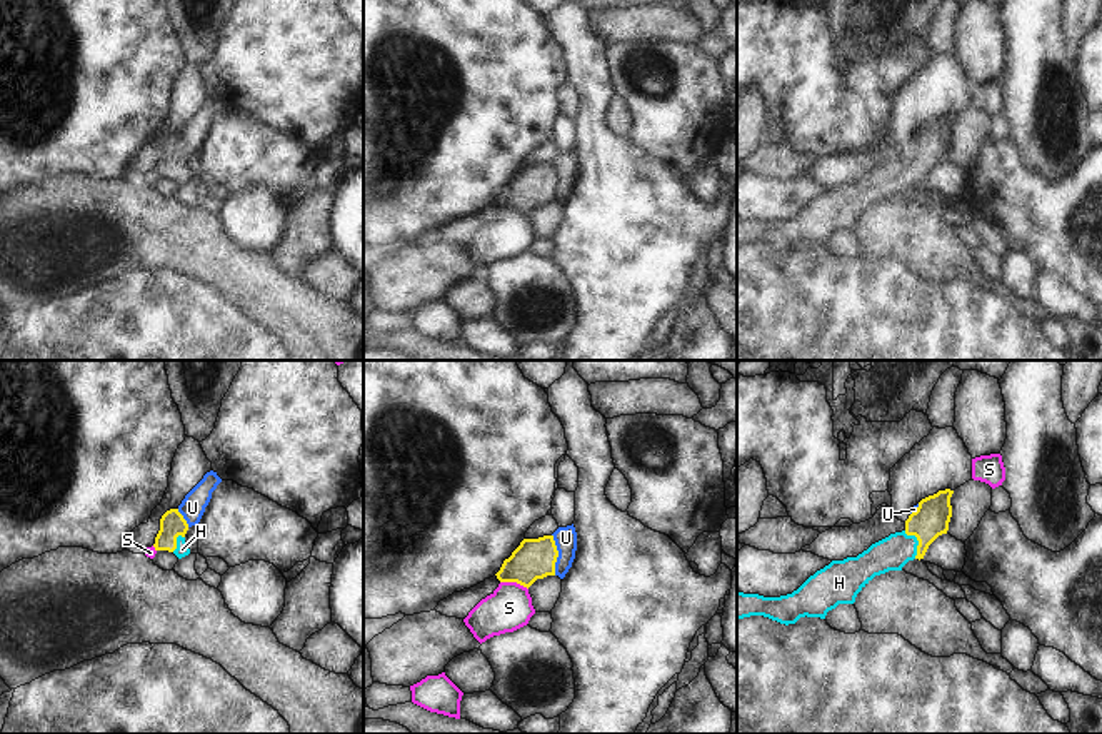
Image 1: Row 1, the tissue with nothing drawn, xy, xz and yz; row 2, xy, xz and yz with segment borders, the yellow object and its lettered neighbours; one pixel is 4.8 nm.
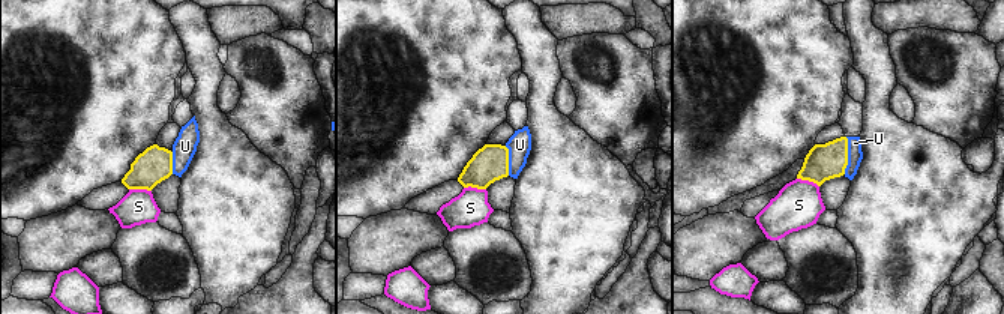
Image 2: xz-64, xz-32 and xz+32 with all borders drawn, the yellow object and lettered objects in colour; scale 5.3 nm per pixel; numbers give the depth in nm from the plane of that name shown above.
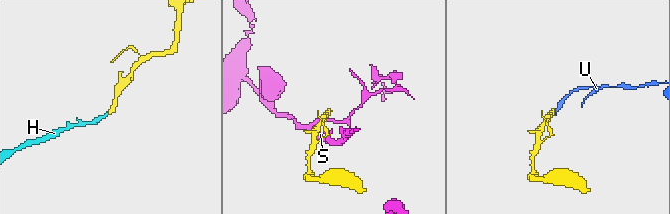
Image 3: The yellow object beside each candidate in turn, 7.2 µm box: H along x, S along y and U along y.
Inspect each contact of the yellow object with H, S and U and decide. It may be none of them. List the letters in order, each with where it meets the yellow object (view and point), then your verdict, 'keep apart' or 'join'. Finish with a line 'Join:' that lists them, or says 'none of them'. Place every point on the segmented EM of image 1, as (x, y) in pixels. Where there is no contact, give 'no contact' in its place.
H: meets yellow in yz at (919, 542); join
S: meets yellow in xz at (514, 581); keep apart
U: meets yellow in xz at (557, 554); keep apart
Join: H

